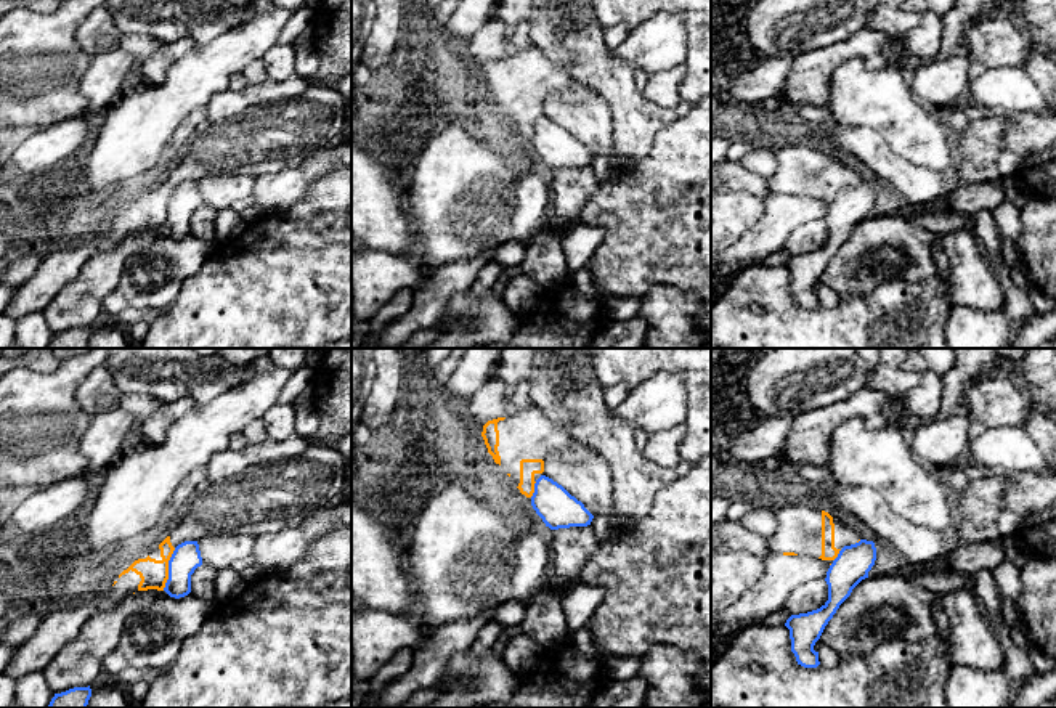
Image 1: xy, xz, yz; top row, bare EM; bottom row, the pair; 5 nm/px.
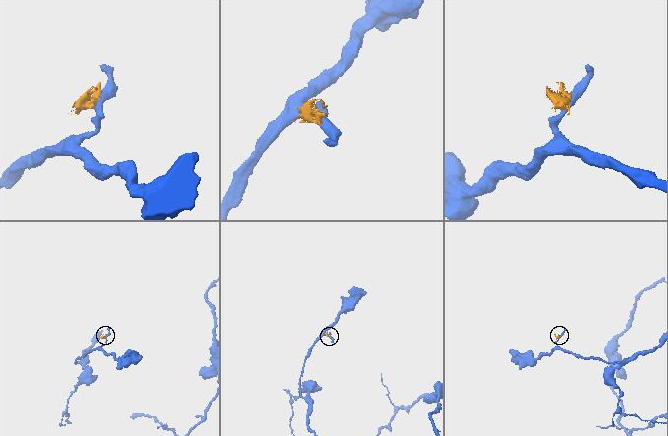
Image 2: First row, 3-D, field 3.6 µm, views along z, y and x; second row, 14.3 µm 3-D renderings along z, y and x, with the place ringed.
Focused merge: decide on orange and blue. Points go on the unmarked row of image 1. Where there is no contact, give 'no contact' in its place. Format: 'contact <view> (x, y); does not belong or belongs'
contact xy (167, 209); does not belong

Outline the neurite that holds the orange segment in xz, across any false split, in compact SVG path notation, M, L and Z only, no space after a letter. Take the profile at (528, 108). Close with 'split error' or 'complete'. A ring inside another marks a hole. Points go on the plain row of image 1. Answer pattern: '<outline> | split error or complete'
M533 47L507 59L488 61L481 77L494 103L526 138L533 136L544 112L544 100L571 83L563 64L555 64Z | split error

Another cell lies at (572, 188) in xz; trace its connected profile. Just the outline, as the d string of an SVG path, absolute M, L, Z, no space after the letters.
M591 165L554 170L554 197L547 223L552 228L573 228L579 225L581 209L595 194L599 186L600 181Z

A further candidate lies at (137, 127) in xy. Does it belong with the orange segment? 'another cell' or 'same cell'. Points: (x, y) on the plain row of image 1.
another cell

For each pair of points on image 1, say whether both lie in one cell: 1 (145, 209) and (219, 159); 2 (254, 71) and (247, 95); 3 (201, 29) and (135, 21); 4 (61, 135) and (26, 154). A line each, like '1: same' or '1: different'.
1: same
2: different
3: same
4: same

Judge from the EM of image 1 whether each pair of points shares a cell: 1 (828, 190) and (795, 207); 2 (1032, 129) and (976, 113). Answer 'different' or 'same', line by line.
1: different
2: same

